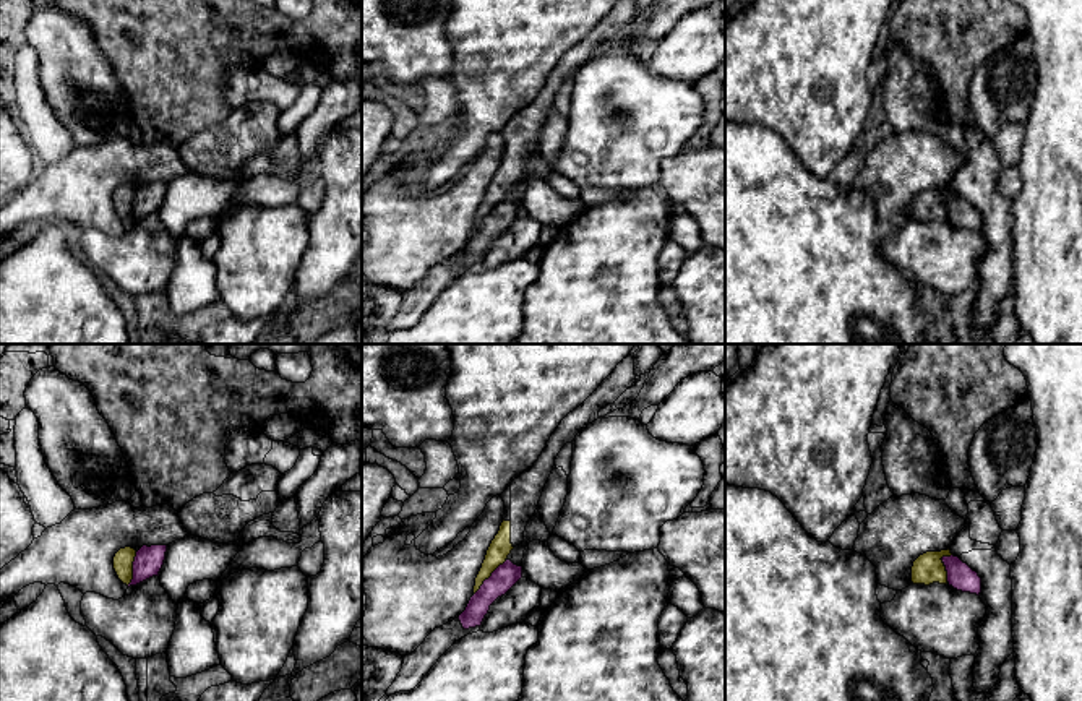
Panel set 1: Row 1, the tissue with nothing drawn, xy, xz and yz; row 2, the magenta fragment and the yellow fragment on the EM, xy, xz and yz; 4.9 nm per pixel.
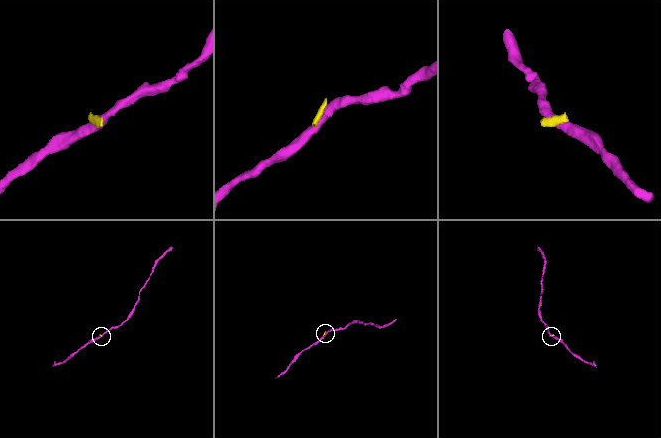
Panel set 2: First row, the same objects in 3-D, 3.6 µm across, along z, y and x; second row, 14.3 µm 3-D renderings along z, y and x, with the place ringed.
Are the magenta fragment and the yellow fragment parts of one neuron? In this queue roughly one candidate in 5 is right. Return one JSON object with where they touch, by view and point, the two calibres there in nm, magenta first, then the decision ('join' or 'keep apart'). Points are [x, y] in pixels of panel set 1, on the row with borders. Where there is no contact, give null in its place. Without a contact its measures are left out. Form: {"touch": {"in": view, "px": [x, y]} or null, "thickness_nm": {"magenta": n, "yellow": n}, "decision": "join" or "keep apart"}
{"touch": {"in": "xz", "px": [490, 576]}, "thickness_nm": {"magenta": 120, "yellow": 110}, "decision": "keep apart"}

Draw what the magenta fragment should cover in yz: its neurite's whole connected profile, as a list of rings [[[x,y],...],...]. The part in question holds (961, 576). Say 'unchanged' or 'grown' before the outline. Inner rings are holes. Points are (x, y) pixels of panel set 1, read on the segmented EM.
unchanged; [[[954,555],[942,557],[941,560],[947,571],[949,586],[962,592],[980,596],[981,578],[977,571],[973,571],[967,563],[964,563],[959,557]]]

